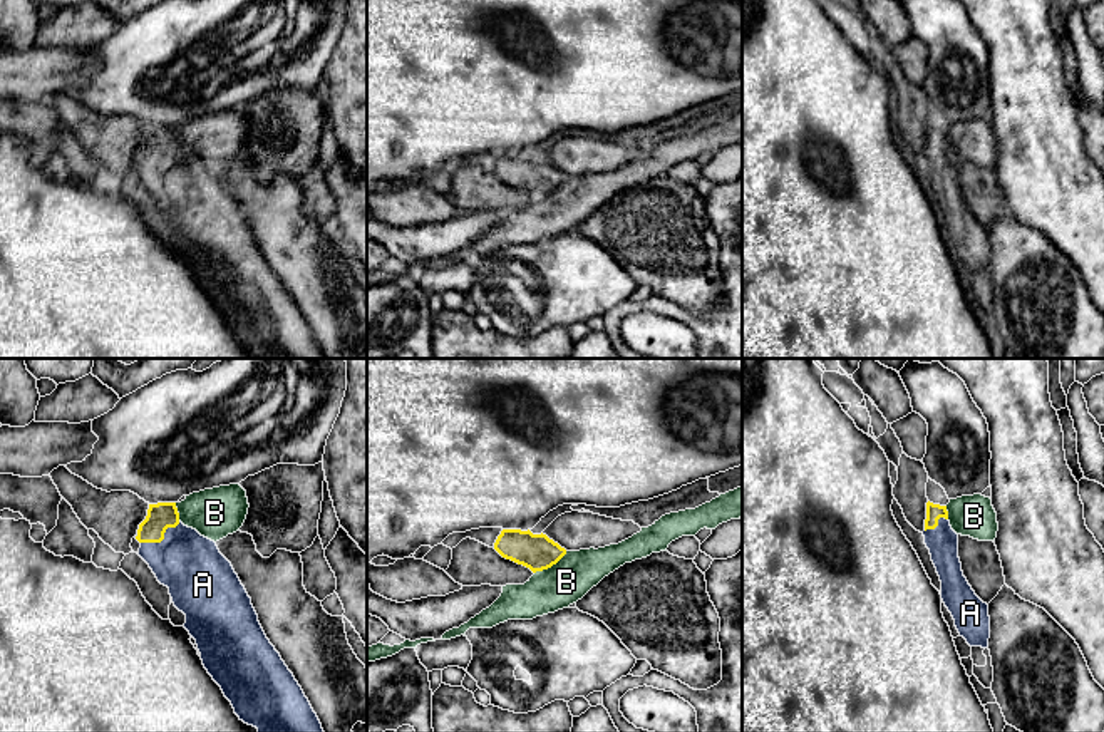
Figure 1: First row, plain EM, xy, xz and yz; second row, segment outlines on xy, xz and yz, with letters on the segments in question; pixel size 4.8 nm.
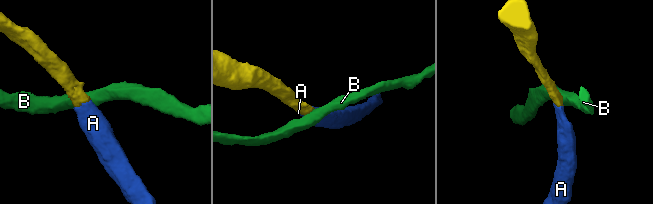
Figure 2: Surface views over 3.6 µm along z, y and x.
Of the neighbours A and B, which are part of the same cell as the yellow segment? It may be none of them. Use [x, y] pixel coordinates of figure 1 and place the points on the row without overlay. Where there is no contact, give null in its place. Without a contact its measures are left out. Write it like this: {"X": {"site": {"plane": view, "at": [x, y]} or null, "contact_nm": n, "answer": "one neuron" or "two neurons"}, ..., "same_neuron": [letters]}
{"A": {"site": {"plane": "xy", "at": [163, 163]}, "contact_nm": 220, "answer": "one neuron"}, "B": {"site": {"plane": "xz", "at": [550, 191]}, "contact_nm": 190, "answer": "two neurons"}, "same_neuron": ["A"]}

